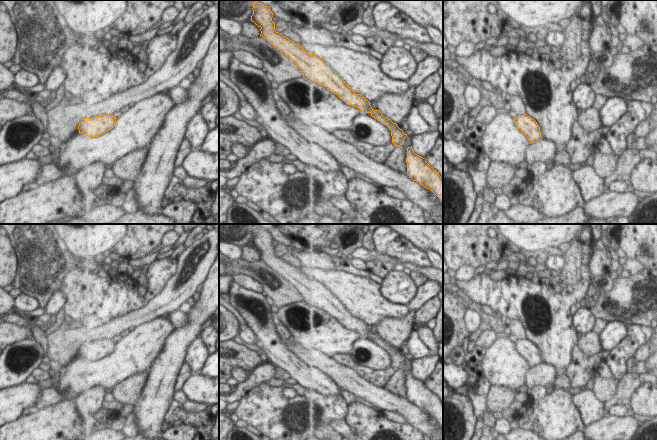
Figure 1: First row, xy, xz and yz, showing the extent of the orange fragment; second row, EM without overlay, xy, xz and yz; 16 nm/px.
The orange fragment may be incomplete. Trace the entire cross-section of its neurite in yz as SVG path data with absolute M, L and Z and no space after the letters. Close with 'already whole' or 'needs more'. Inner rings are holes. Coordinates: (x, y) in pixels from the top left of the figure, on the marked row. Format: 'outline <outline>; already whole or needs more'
outline M527 114L514 118L517 128L528 138L530 144L542 139L537 122Z; already whole

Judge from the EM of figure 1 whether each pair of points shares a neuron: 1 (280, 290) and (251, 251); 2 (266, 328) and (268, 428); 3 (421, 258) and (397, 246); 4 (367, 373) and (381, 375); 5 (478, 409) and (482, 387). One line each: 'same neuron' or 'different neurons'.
1: different neurons
2: different neurons
3: same neuron
4: same neuron
5: same neuron

